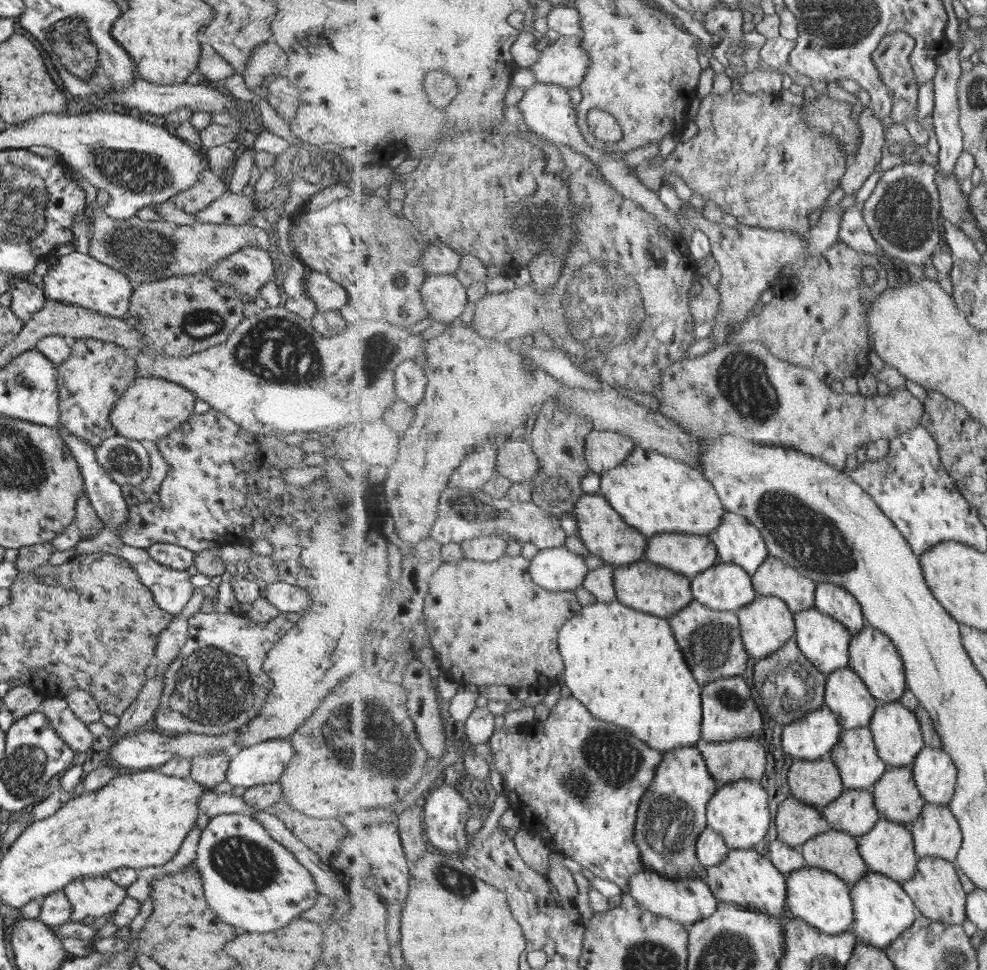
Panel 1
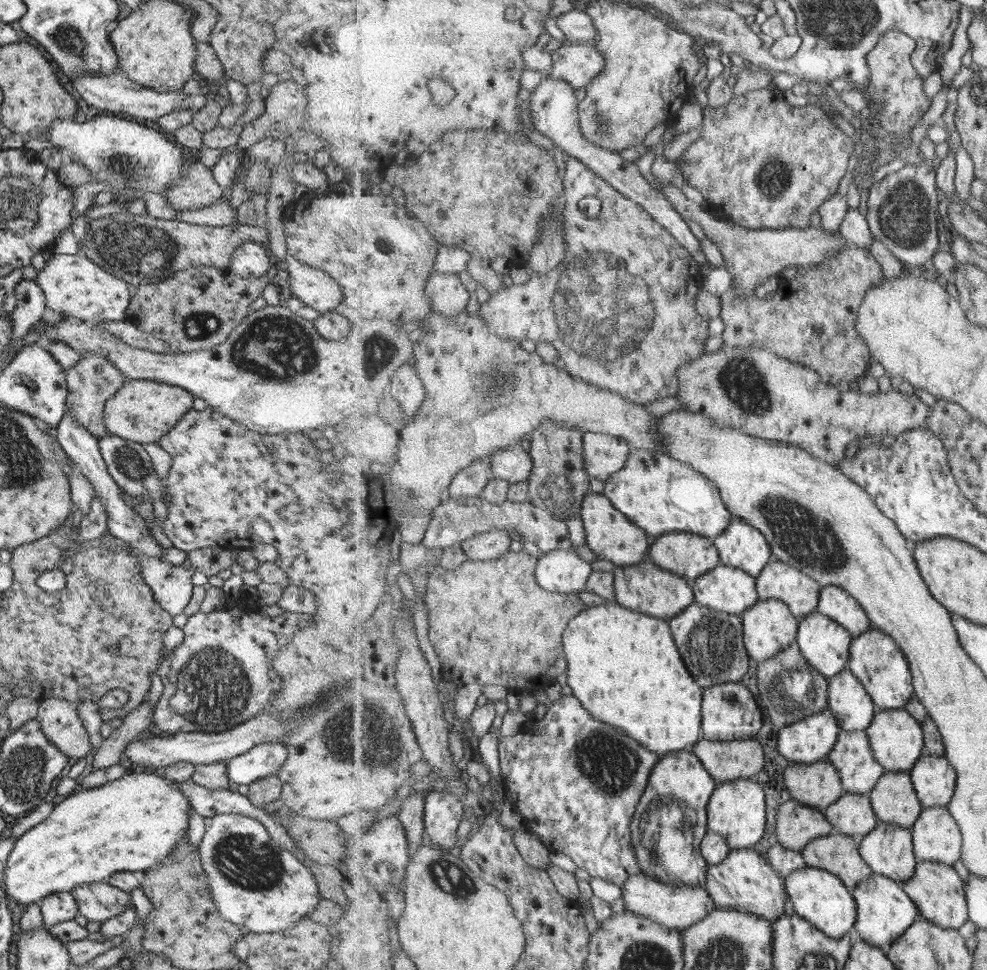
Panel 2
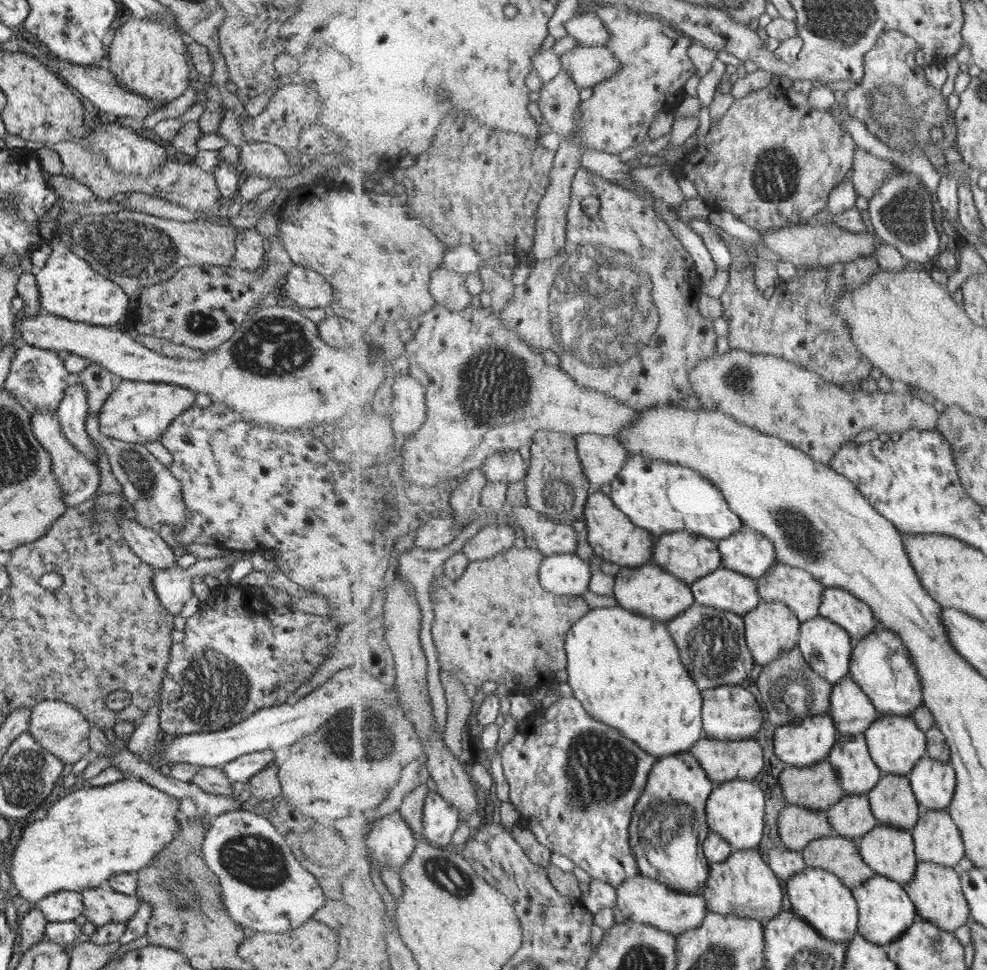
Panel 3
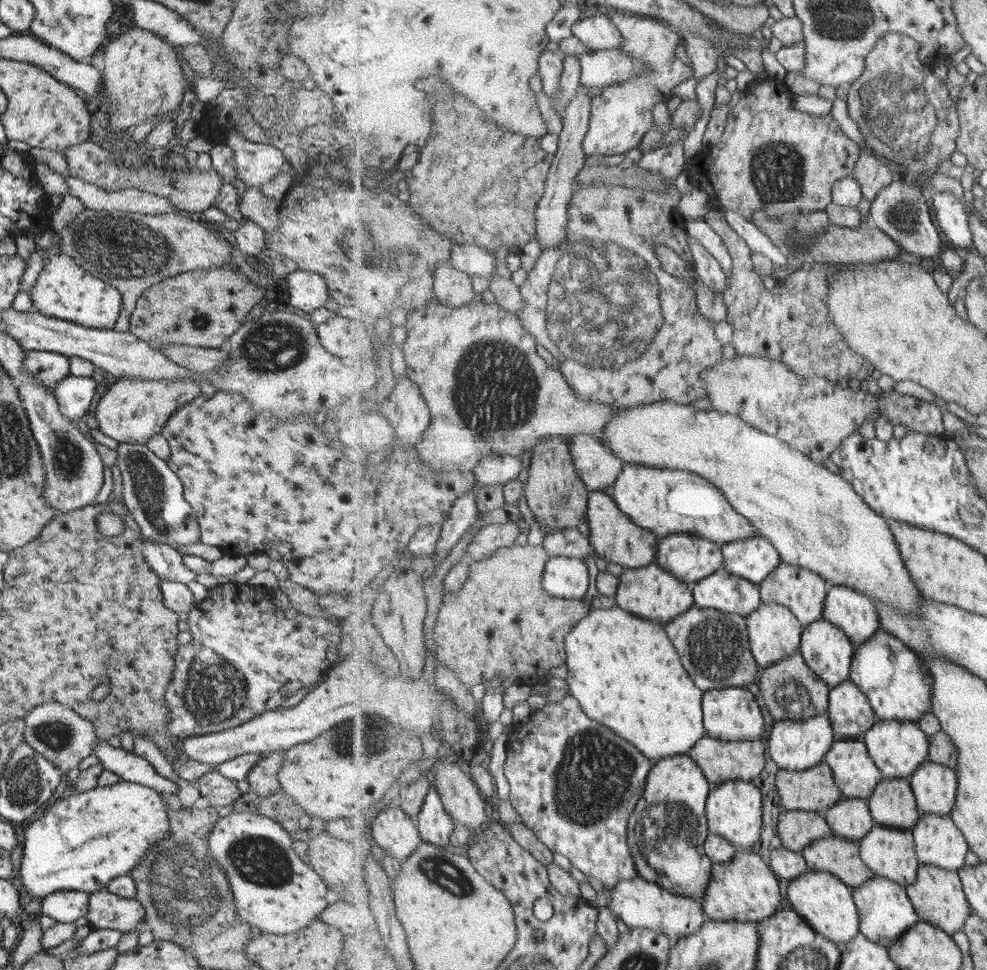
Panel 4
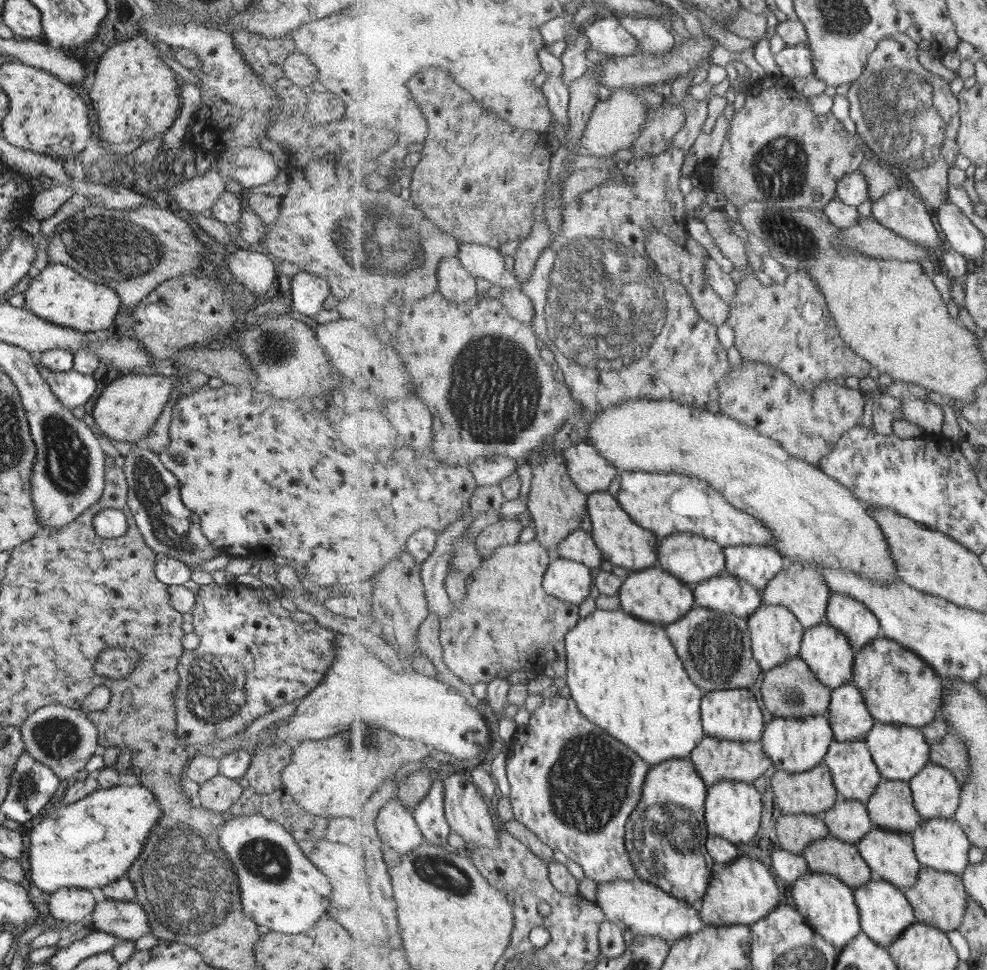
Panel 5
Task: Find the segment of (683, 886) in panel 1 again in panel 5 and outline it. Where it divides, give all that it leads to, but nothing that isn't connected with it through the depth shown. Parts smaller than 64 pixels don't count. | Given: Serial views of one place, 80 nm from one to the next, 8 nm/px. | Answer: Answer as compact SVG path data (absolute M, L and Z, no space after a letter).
M641 878L600 883L597 903L605 912L606 920L614 922L621 930L629 930L636 936L661 936L665 940L675 942L695 935L707 926L697 906L671 895L660 885Z

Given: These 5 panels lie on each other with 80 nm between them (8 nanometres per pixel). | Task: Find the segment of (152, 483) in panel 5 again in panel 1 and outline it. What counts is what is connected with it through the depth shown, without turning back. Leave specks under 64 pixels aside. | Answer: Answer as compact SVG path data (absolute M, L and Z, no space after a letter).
M115 434L115 436L103 440L99 446L94 448L94 451L95 460L120 487L124 484L137 486L147 478L149 472L147 452L145 452L139 441Z

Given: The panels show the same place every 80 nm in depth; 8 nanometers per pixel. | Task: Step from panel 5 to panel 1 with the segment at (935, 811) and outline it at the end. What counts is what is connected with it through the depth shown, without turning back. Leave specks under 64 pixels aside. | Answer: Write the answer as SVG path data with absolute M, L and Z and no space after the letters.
M926 746L912 768L916 785L927 803L950 804L957 790L958 769L947 751Z

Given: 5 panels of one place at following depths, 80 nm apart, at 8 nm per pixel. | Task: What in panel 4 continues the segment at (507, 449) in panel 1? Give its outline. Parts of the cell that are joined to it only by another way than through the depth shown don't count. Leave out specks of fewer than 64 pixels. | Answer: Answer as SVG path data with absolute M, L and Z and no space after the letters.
M489 455L481 459L473 471L481 485L503 485L517 478L521 470L523 462L519 456Z

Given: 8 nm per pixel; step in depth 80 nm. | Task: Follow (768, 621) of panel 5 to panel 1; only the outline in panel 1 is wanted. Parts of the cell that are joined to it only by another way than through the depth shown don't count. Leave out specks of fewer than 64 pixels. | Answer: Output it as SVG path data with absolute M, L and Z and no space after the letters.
M756 595L756 599L738 611L742 640L750 657L765 659L796 637L796 615L779 596Z

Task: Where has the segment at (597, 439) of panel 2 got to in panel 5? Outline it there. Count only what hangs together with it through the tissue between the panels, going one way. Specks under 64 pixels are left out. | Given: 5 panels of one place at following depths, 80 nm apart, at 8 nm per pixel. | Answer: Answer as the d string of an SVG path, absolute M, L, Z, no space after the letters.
M587 437L581 443L564 449L562 456L573 482L588 494L609 490L615 476L621 474L615 464L600 455L600 449Z

